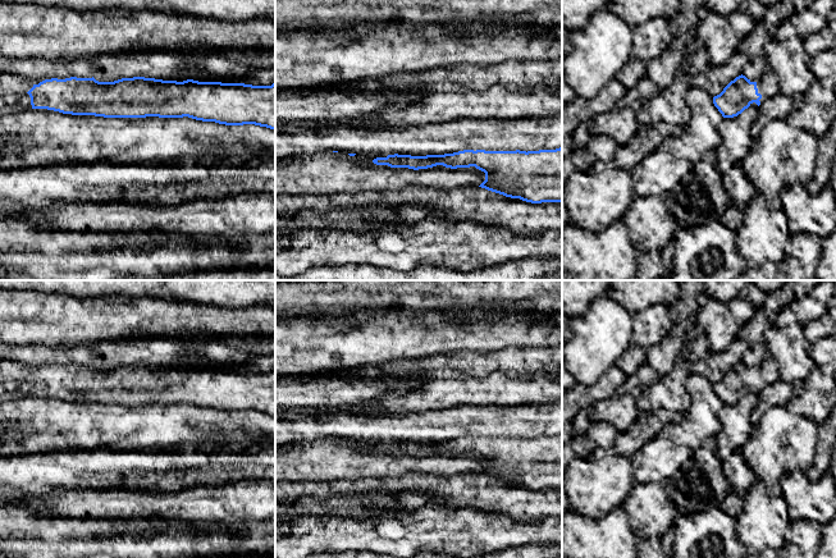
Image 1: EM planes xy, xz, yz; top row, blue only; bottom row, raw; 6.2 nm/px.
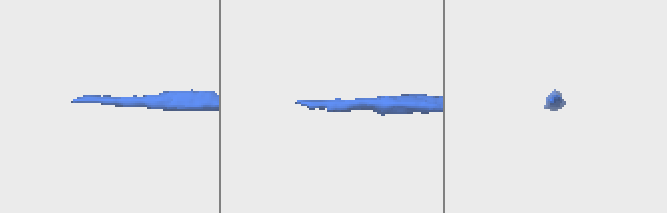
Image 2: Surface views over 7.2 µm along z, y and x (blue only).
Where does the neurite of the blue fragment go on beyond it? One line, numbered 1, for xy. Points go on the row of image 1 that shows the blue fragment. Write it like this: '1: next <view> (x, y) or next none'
1: next xy (13, 90)

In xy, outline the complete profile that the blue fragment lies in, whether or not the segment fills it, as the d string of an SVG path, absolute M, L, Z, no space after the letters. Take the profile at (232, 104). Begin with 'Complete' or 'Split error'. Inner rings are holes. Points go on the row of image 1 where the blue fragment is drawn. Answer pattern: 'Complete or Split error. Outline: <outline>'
Split error. Outline: M0 73L0 115L47 109L104 118L183 118L275 129L275 83L183 82L133 77L114 82L70 77L24 81Z

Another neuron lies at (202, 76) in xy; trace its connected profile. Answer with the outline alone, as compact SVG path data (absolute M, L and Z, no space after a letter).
M188 70L186 73L186 77L201 82L220 82L216 78L211 78L205 70Z

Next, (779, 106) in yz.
M777 93L773 97L764 100L758 106L758 118L754 125L762 129L769 122L775 119L786 119L789 113L792 110L792 99L782 93Z

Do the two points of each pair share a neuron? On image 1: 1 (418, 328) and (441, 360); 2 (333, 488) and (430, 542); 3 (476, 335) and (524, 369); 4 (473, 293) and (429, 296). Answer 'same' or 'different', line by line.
1: different
2: different
3: different
4: same

